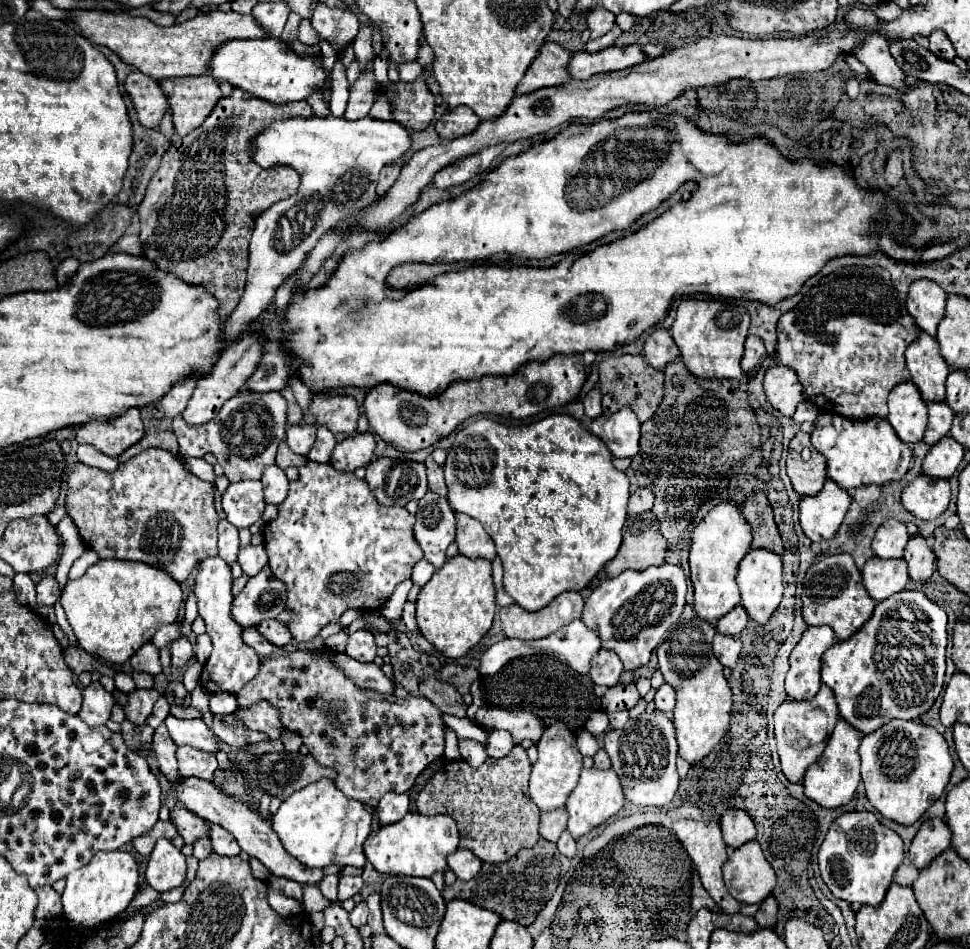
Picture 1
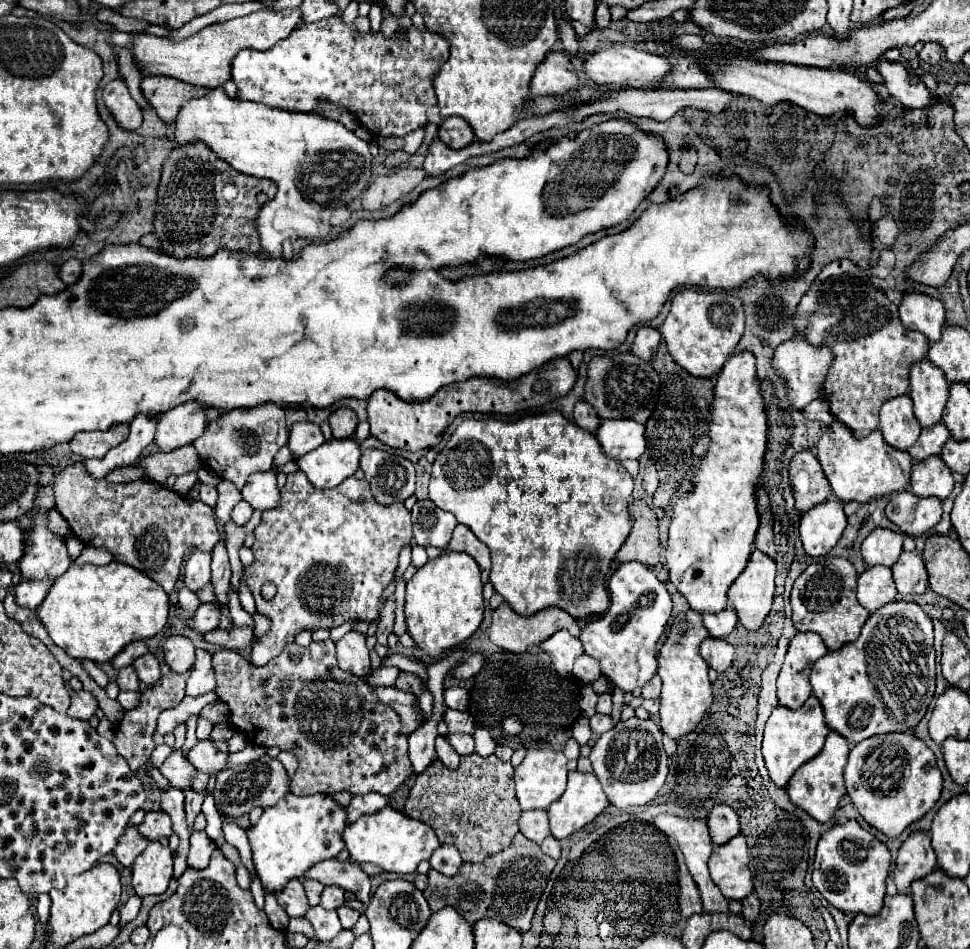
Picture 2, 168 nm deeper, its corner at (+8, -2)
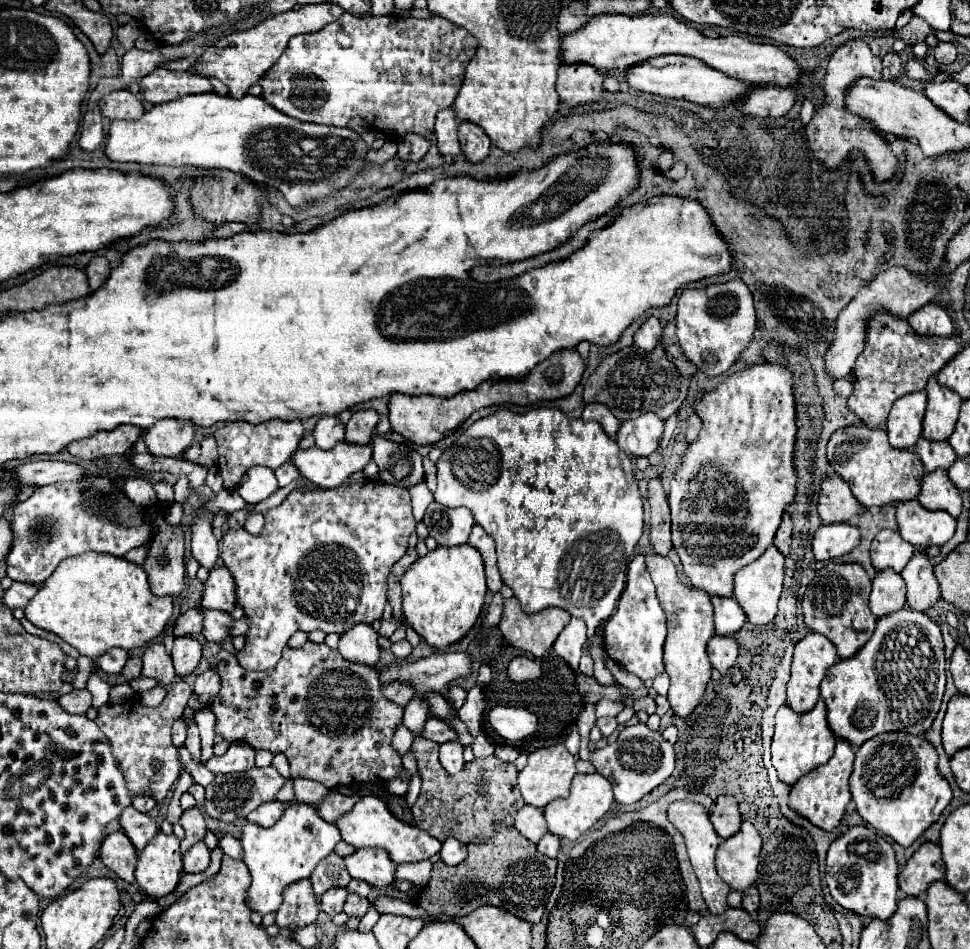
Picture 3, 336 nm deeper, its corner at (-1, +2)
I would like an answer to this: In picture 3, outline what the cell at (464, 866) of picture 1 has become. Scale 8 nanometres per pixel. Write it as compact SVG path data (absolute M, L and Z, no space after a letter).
M447 838L441 848L441 860L449 866L457 866L467 858L467 846L455 838Z

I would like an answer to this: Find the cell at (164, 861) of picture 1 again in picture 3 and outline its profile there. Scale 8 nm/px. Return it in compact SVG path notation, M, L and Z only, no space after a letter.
M159 832L157 836L153 836L153 840L145 846L145 850L139 854L139 862L137 862L137 868L135 868L135 878L137 878L137 884L153 898L161 898L161 896L167 896L169 892L175 890L177 882L179 882L179 876L181 876L181 852L179 852L179 838L175 834L167 836L163 832Z

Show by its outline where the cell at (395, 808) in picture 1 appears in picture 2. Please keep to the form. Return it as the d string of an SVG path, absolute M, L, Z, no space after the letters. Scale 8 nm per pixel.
M366 794L366 796L354 796L350 806L346 808L348 822L360 820L360 816L370 816L372 812L378 812L380 808L388 806L388 798L380 794Z

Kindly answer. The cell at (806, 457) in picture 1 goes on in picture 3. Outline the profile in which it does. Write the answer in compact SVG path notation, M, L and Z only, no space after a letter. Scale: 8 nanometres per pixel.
M831 474L823 480L817 508L823 524L851 522L865 510L861 508L861 504L857 504L857 500L853 500L849 486L837 474Z

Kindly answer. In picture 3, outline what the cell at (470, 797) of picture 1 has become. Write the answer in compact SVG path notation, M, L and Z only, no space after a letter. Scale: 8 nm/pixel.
M417 738L413 740L411 750L415 754L417 772L423 782L421 796L411 810L417 828L439 842L457 838L467 844L473 836L489 838L493 832L493 822L505 822L507 826L513 826L513 814L525 804L517 788L515 764L501 762L495 756L475 758L471 764L465 764L459 774L447 774L437 758L437 742Z

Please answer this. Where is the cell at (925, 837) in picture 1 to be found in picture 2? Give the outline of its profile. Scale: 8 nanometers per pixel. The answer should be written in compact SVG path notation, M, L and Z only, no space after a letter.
M922 830L912 832L898 850L894 866L894 882L898 892L910 894L910 884L928 876L936 868L936 854L930 844L930 836Z

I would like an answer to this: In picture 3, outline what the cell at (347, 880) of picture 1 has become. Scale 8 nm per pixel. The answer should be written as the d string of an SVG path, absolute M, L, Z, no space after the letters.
M331 888L319 898L321 910L327 914L327 918L333 918L343 910L345 898L347 898L347 888Z

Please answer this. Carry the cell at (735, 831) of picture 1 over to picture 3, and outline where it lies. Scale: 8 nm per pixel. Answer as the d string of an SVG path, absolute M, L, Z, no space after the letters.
M719 796L715 800L713 810L711 810L711 824L723 840L731 838L739 830L741 814L733 796Z

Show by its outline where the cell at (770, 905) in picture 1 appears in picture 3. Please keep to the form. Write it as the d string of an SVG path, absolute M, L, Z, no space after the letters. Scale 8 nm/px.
M749 886L743 892L743 910L747 910L749 914L755 914L757 908L759 908L759 892L755 886Z

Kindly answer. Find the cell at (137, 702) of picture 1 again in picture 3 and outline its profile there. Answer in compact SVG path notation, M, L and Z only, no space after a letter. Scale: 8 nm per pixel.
M179 680L169 688L165 700L157 708L147 708L139 700L128 700L117 706L105 704L97 710L95 722L107 736L113 748L113 756L117 758L119 768L125 776L125 782L135 796L153 796L155 802L161 804L165 800L167 790L179 778L179 750L171 742L171 726L183 714L189 696L191 686Z

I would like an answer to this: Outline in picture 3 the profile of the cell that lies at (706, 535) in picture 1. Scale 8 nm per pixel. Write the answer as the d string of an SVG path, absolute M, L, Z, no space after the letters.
M763 362L727 376L715 390L705 392L693 402L701 418L701 430L697 440L687 446L671 478L671 534L685 576L709 596L733 596L733 576L773 544L781 518L795 500L797 474L793 452L797 426L793 382L795 378L785 366Z

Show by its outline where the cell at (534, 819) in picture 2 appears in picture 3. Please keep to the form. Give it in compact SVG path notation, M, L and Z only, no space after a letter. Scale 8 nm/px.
M523 806L517 816L515 816L515 822L513 822L515 830L525 836L527 840L535 842L547 832L547 824L545 824L545 816L543 816L543 810L541 808L533 808L533 806Z

